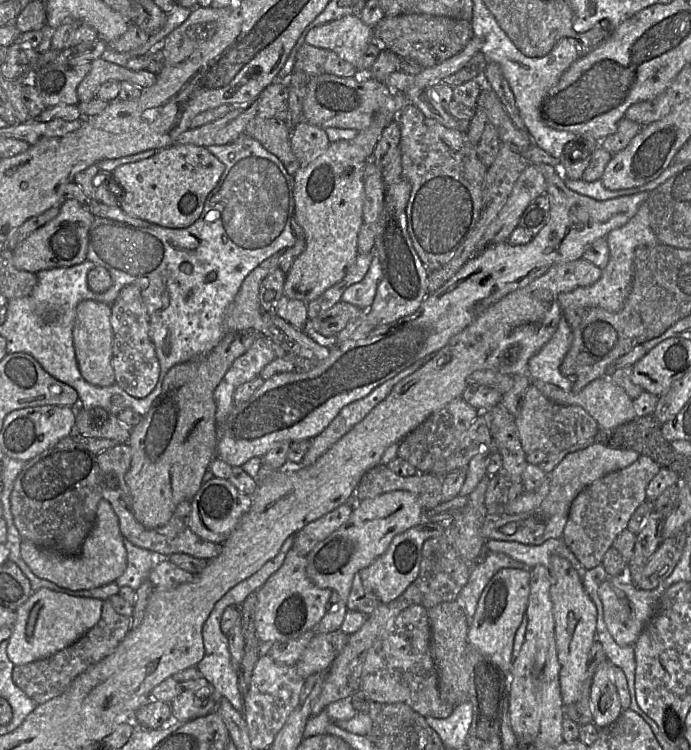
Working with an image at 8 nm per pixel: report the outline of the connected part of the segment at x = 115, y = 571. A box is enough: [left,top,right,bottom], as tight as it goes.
[20,499,127,590]

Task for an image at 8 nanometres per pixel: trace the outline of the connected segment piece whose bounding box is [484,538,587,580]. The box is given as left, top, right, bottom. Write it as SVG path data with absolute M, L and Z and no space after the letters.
M561 538L548 539L541 545L525 545L519 542L486 540L484 552L506 554L514 560L523 563L528 568L543 565L548 569L551 557L559 555L570 561L582 580L587 571Z

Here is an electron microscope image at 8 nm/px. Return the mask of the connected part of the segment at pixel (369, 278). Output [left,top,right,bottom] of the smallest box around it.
[341,252,383,311]

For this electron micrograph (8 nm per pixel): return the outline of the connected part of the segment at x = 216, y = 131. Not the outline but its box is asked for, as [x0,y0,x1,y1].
[175,98,258,147]

